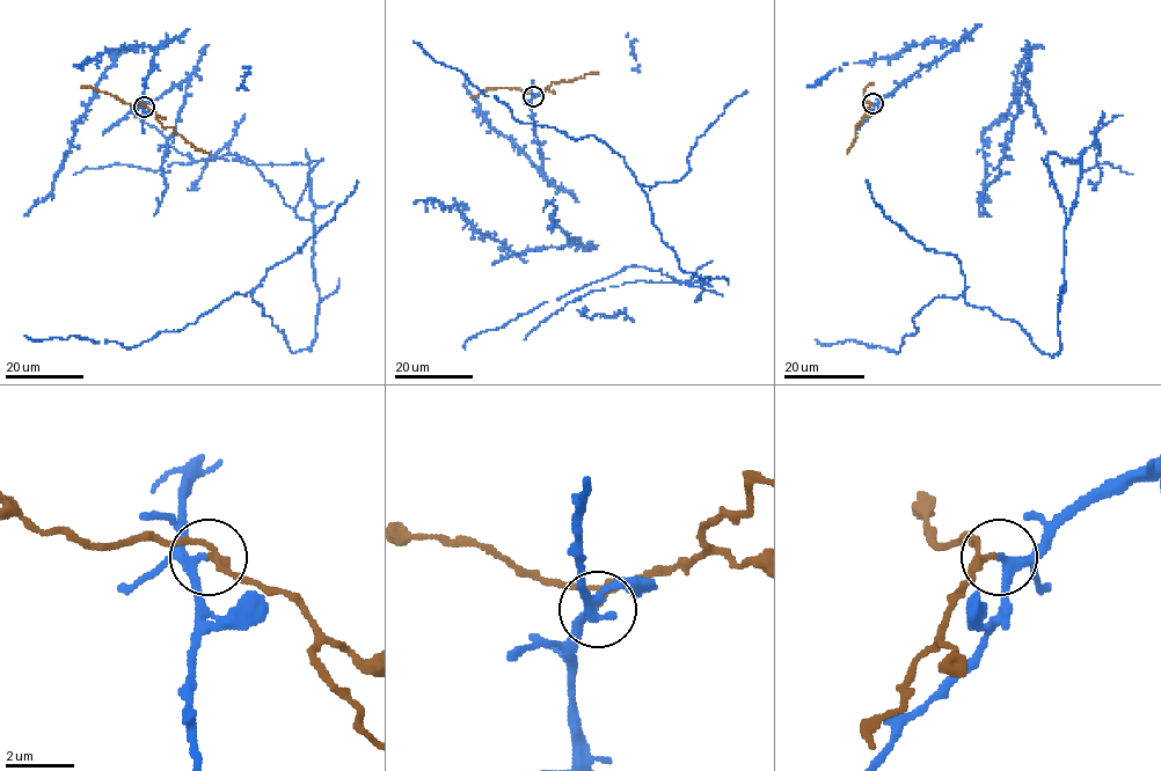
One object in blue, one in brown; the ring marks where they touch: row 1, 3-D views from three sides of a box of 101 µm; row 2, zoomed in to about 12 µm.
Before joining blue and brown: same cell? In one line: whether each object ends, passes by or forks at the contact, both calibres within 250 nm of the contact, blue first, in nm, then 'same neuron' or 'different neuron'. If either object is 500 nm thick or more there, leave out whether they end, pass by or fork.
blue passes by; brown passes by; calibres 220 and 180 nm; different neuron

